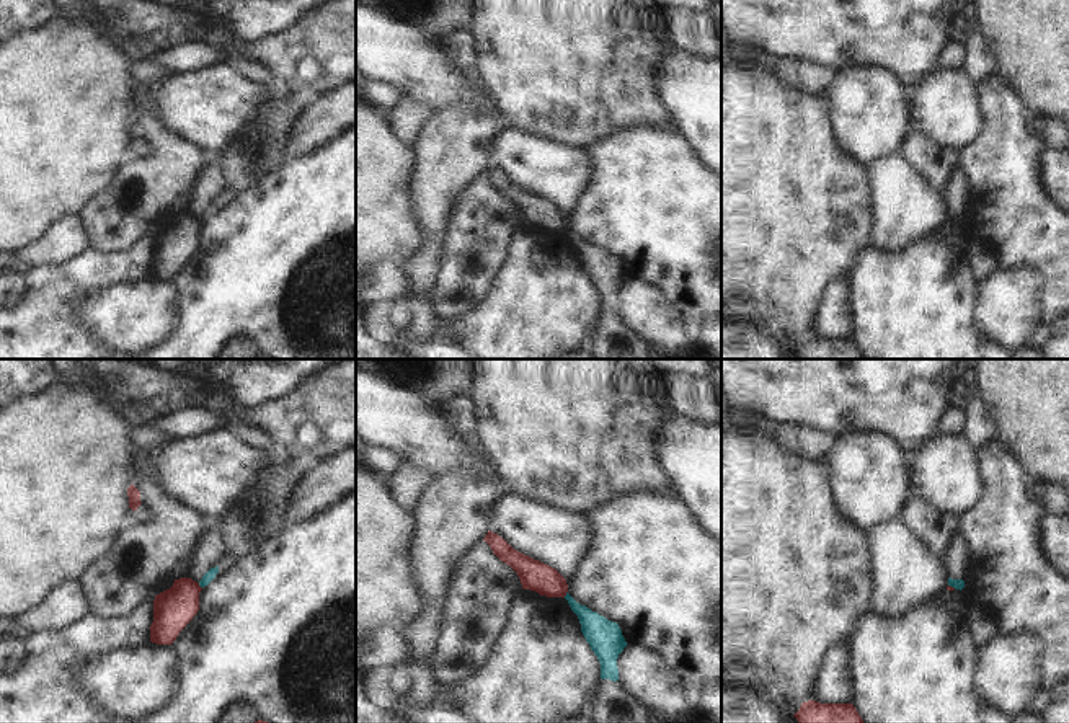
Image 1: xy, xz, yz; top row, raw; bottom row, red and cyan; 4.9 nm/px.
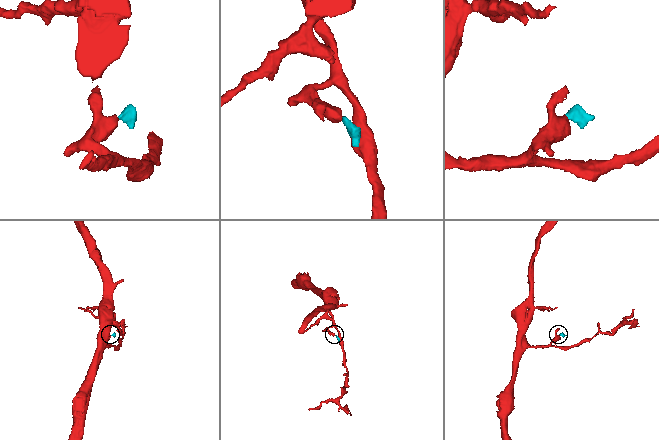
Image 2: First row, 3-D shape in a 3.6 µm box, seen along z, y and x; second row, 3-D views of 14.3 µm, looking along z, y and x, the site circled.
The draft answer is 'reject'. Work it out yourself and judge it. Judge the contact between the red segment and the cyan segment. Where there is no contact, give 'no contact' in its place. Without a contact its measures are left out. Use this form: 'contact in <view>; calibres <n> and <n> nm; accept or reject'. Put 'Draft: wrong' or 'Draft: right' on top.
Draft: right
contact in xy; calibres 190 and 50 nm; reject

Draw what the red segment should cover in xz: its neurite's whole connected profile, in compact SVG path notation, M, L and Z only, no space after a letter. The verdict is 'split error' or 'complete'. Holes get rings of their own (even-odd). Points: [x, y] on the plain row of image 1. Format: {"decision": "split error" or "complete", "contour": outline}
{"decision": "complete", "contour": "M488 165L483 175L501 196L517 207L522 224L530 224L547 232L566 230L566 214L555 202L514 184L503 171L491 165Z"}

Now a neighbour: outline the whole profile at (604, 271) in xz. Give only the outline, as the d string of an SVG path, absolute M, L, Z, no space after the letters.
M568 227L565 230L571 245L578 250L581 266L601 297L601 313L619 315L617 292L627 281L619 258L578 238Z

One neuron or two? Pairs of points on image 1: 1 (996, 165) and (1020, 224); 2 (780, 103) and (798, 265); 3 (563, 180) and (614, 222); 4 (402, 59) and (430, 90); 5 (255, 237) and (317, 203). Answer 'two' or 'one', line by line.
1: one
2: one
3: two
4: one
5: one

